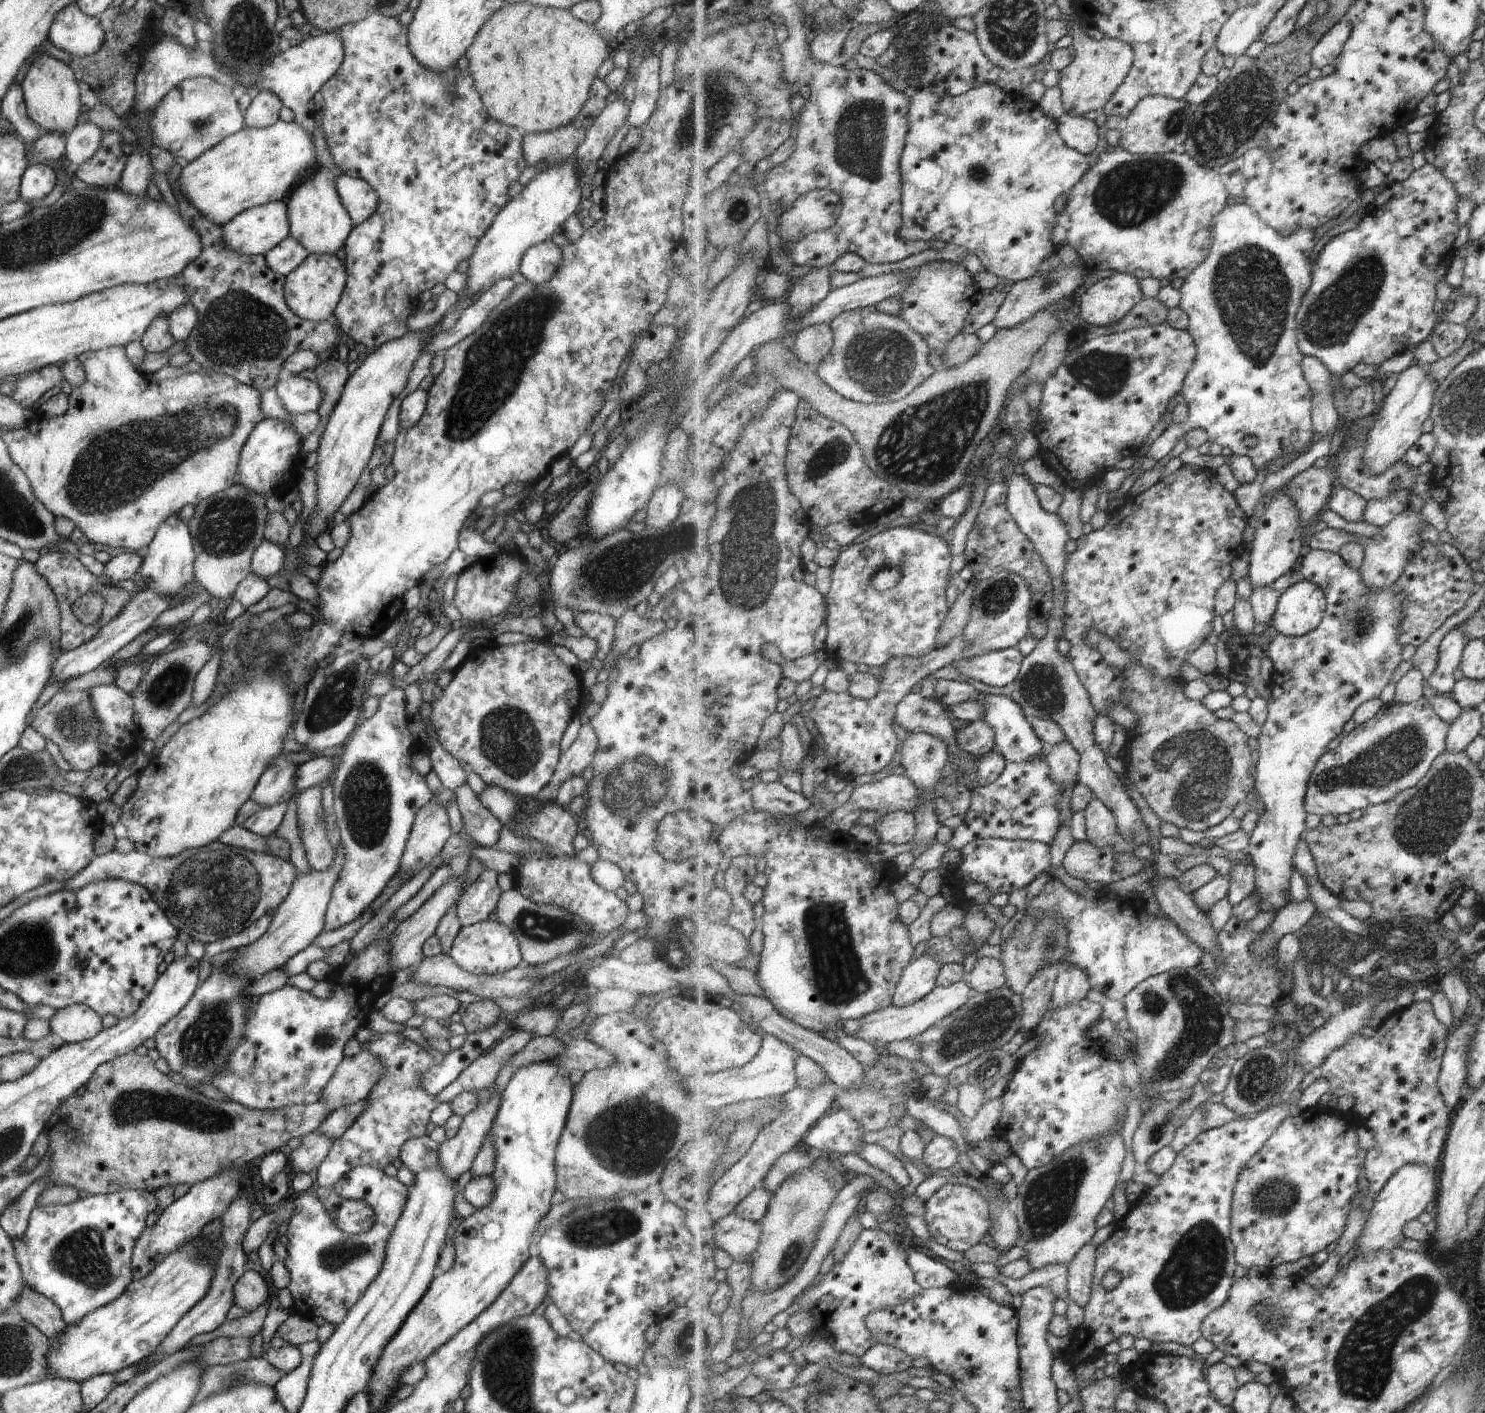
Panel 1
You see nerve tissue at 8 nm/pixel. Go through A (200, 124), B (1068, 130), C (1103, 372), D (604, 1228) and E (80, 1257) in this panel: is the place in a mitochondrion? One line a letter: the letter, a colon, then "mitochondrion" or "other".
A: mitochondrion
B: other
C: mitochondrion
D: mitochondrion
E: mitochondrion

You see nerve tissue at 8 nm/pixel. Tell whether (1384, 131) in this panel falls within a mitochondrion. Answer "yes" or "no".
no

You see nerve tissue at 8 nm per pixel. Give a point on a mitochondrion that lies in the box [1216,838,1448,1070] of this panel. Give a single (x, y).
(1430, 1054)

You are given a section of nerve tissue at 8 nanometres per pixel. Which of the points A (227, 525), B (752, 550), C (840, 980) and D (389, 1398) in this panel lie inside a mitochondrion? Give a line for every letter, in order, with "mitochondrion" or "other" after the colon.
A: mitochondrion
B: mitochondrion
C: mitochondrion
D: other

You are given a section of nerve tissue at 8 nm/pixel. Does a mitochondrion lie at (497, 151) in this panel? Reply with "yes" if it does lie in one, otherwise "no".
no

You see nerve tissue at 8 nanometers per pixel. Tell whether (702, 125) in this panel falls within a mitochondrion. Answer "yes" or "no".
yes

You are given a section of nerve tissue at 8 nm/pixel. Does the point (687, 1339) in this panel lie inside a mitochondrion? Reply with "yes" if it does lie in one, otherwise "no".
yes

